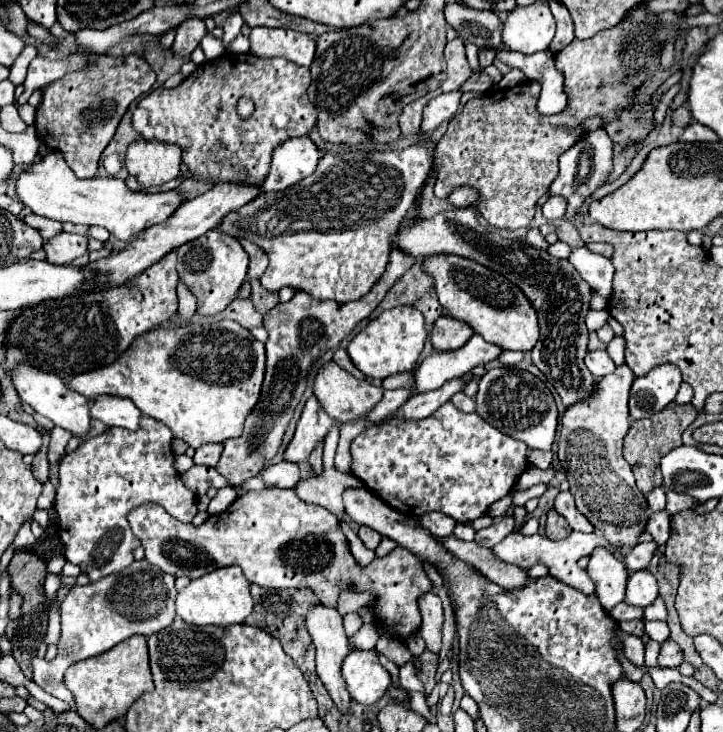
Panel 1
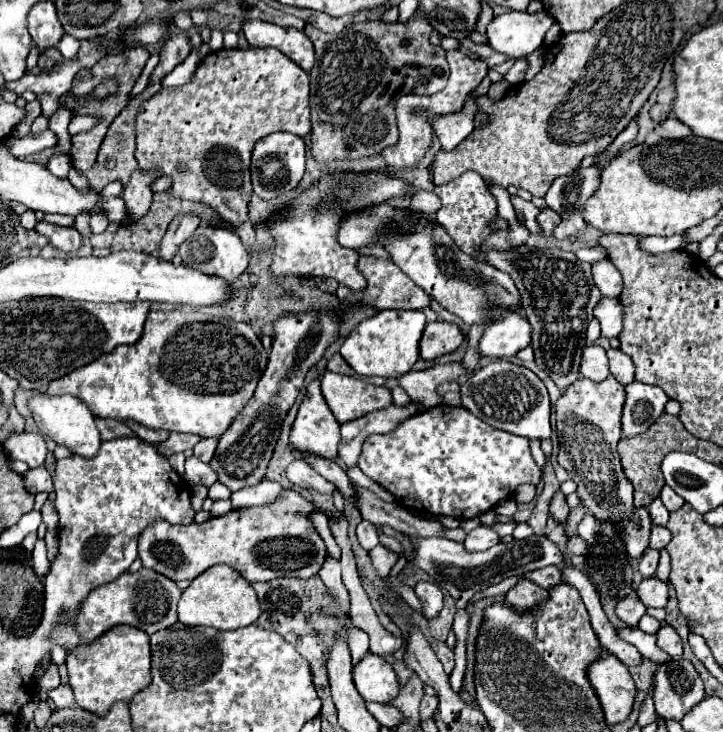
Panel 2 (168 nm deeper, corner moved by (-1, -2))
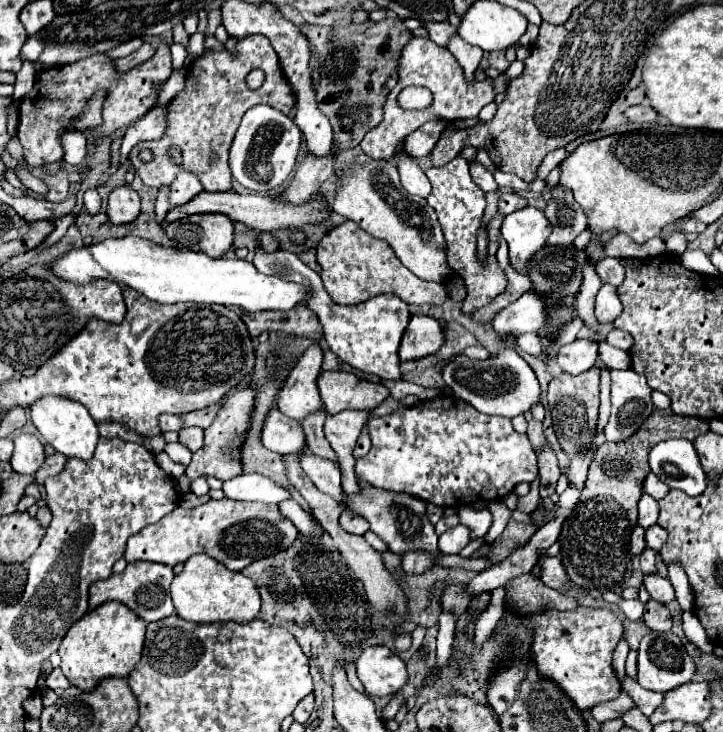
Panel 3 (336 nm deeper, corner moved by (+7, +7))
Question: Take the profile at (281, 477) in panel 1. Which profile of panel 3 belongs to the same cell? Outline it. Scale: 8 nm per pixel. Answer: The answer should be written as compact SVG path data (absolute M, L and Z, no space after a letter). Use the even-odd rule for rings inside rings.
M308 452L308 454L304 454L304 458L300 458L300 466L320 492L336 498L336 502L340 500L340 494L344 490L340 484L340 470L336 468L334 462Z

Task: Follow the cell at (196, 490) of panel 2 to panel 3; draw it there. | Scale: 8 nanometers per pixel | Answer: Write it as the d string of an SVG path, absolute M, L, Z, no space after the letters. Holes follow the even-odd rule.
M250 382L248 386L244 386L242 390L238 390L236 394L232 394L224 406L220 408L216 420L204 430L204 448L200 448L198 452L194 452L192 462L186 468L186 476L190 482L194 482L196 478L208 474L208 476L216 476L218 480L230 480L242 474L242 446L246 442L246 434L250 428L250 420L252 420L252 412L254 412L254 402L256 402L256 386L254 382Z

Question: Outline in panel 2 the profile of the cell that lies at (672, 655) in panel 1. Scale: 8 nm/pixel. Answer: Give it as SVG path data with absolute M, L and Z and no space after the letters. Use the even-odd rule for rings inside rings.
M664 623L658 629L656 637L658 637L658 647L662 651L666 651L670 657L680 657L682 655L682 641L680 641L680 635L676 633L674 627L670 627L670 625Z

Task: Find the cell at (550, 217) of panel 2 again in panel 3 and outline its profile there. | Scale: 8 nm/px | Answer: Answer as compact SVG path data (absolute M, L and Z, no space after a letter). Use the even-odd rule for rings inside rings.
M526 206L506 216L500 232L508 242L512 268L526 274L532 254L544 246L544 242L552 234L552 226L548 226L548 218L542 210Z

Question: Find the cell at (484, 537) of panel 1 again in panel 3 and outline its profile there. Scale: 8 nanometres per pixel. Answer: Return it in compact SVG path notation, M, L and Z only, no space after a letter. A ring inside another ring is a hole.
M458 524L450 530L446 530L440 540L438 540L438 548L442 554L458 554L464 546L468 546L472 540L468 528L464 524Z

